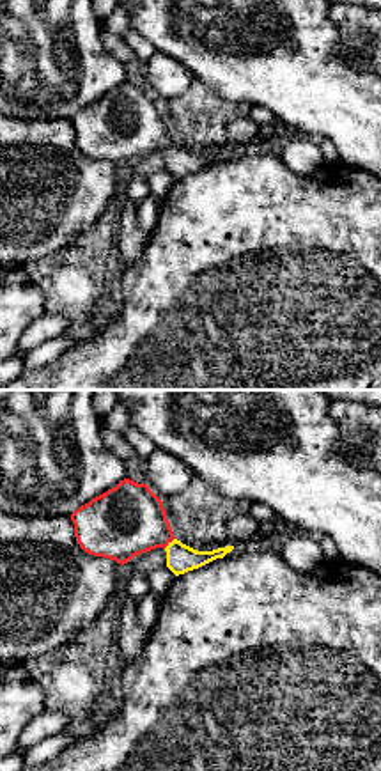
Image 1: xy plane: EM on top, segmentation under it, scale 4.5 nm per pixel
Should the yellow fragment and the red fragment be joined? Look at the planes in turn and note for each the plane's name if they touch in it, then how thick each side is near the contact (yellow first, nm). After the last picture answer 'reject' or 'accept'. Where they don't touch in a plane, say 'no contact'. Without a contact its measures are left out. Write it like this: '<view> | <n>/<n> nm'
xy | 130/320 nm

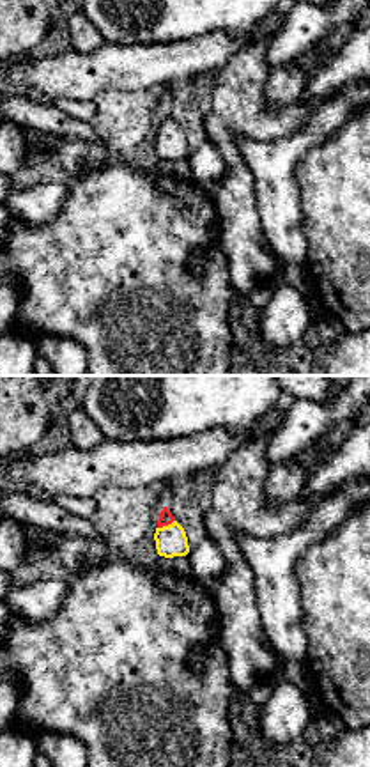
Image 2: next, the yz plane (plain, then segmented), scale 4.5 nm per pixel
yz | 140/60 nm

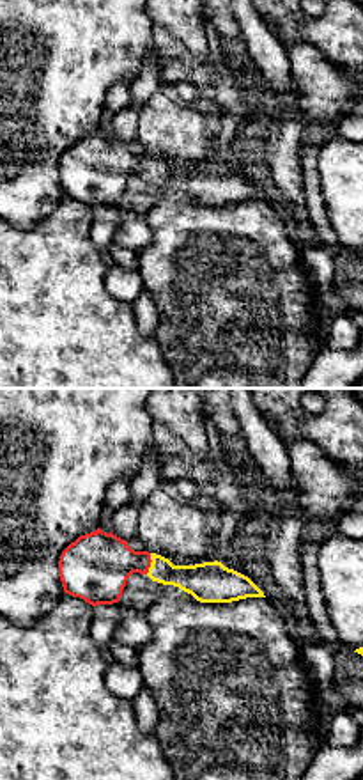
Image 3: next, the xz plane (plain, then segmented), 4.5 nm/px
xz | 160/300 nm

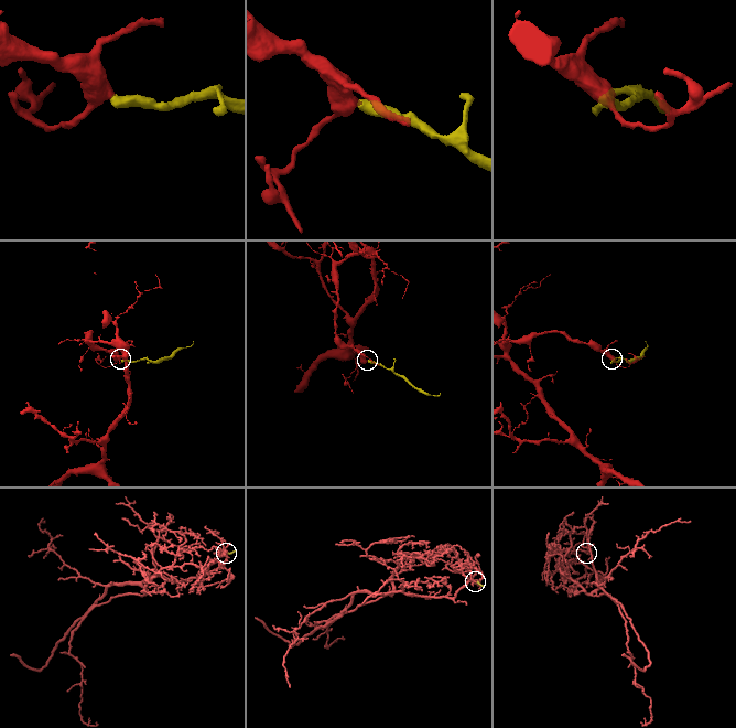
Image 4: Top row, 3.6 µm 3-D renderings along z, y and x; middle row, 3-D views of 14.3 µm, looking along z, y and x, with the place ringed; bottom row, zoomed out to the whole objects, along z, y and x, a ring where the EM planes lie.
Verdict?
accept

